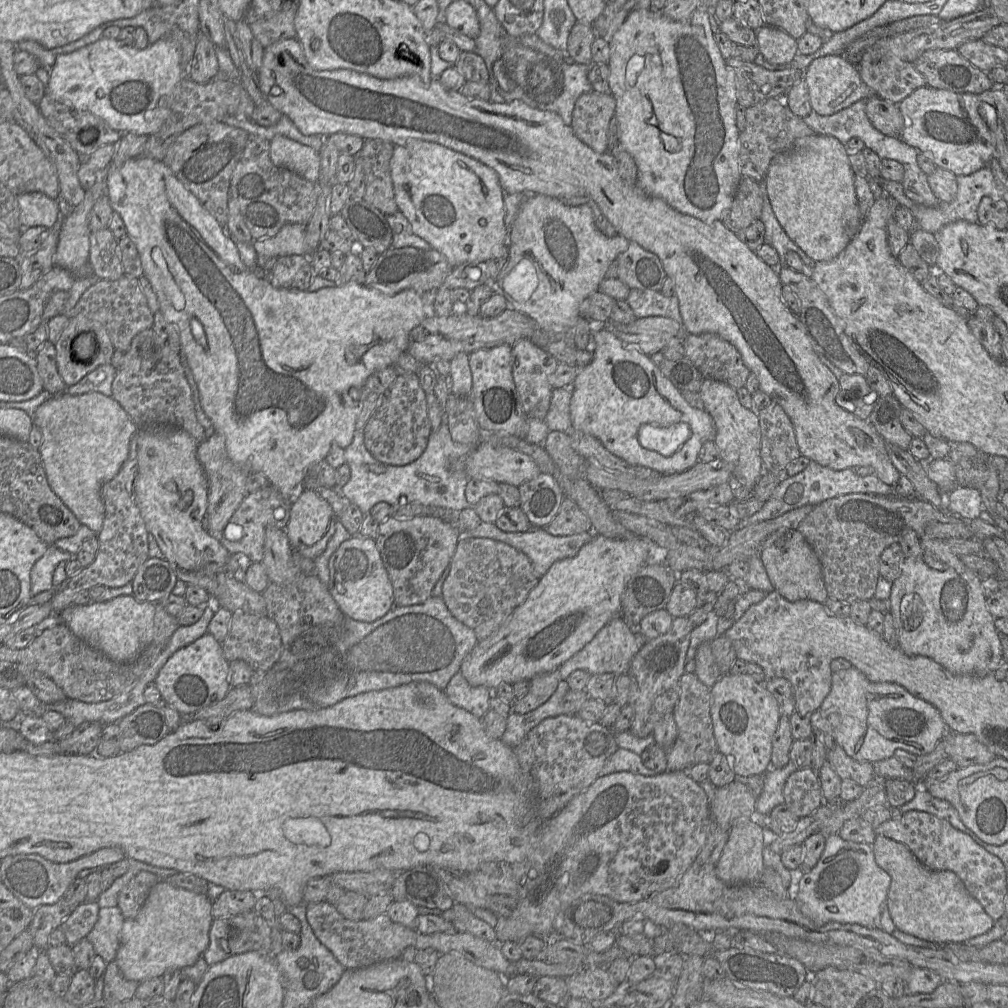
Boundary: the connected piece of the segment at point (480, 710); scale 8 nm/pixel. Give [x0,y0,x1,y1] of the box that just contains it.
[444,671,495,719]

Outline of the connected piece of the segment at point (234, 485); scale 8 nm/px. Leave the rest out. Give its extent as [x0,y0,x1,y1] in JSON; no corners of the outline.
[196,431,252,541]

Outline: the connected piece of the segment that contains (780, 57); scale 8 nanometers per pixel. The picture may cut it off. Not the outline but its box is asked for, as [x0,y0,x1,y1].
[755,25,798,65]

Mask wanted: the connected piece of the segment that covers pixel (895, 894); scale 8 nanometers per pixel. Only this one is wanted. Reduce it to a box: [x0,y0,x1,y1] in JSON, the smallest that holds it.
[871,835,994,943]

